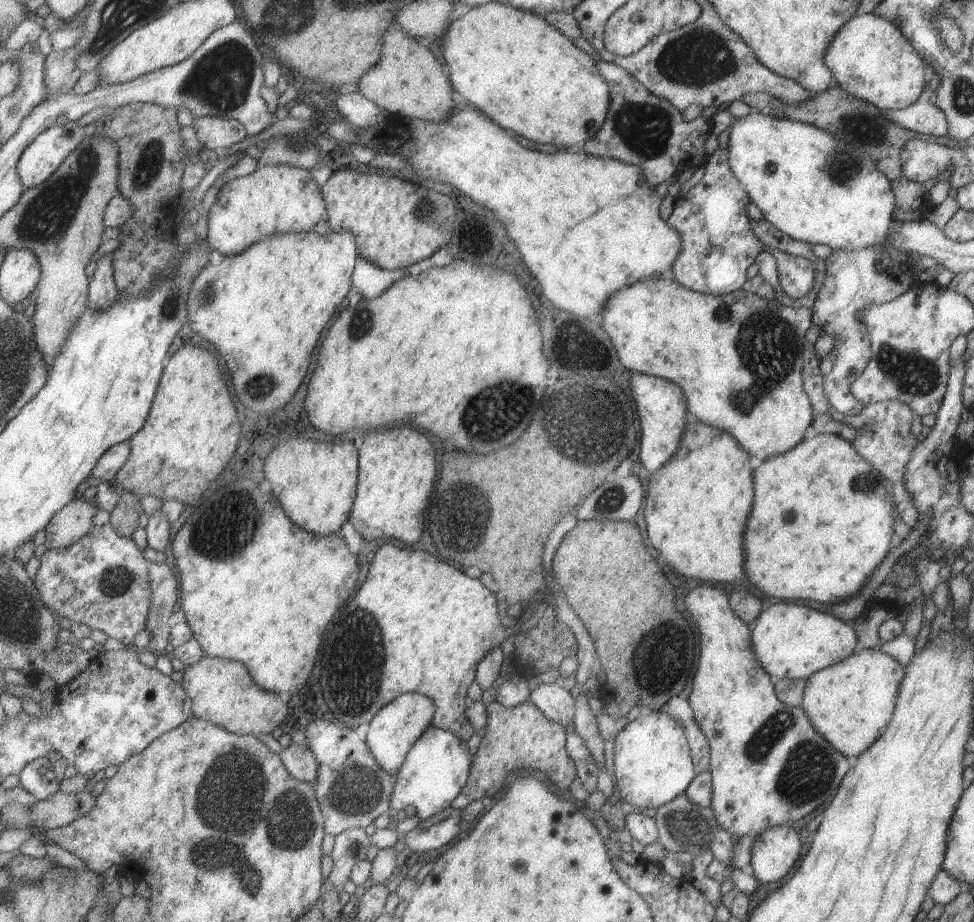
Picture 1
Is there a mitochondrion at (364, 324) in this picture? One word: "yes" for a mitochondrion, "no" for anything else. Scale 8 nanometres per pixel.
yes

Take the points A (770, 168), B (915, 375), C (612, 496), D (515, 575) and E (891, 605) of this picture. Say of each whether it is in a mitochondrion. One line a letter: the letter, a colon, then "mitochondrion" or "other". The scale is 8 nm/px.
A: other
B: mitochondrion
C: mitochondrion
D: other
E: other

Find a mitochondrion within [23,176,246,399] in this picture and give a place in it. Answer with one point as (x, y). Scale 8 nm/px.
(169, 305)

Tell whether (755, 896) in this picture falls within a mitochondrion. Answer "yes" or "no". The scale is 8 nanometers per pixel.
no

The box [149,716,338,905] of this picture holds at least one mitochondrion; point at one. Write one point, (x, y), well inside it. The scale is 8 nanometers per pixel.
(237, 770)

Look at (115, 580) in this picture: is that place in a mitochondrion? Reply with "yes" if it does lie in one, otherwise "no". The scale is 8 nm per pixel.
yes

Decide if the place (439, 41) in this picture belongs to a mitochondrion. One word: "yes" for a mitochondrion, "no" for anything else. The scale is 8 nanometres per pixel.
no

